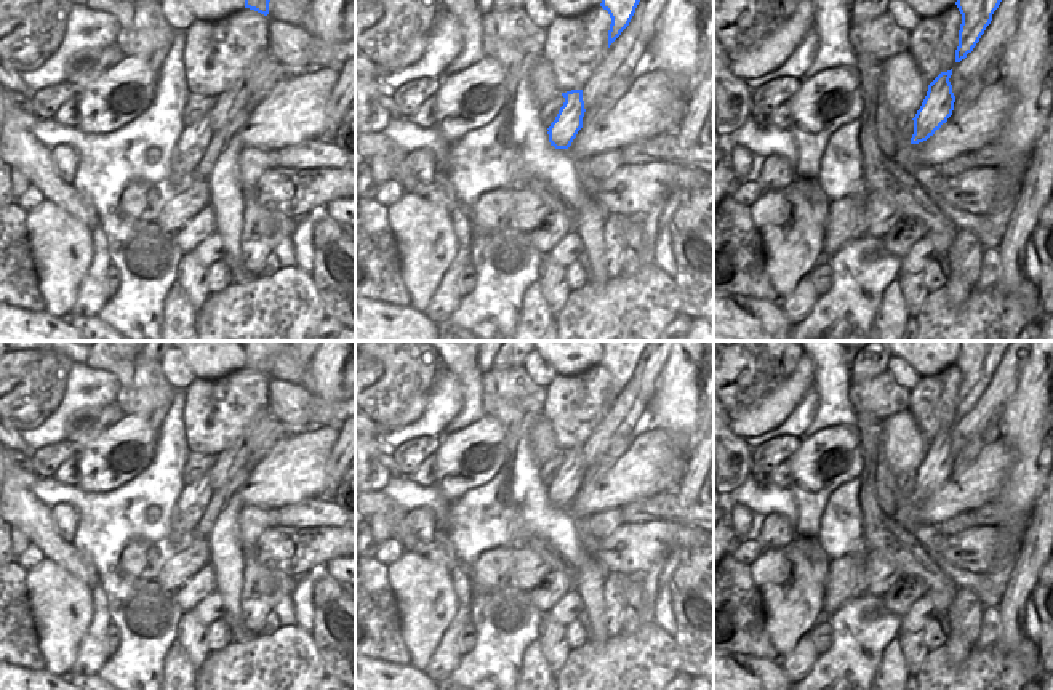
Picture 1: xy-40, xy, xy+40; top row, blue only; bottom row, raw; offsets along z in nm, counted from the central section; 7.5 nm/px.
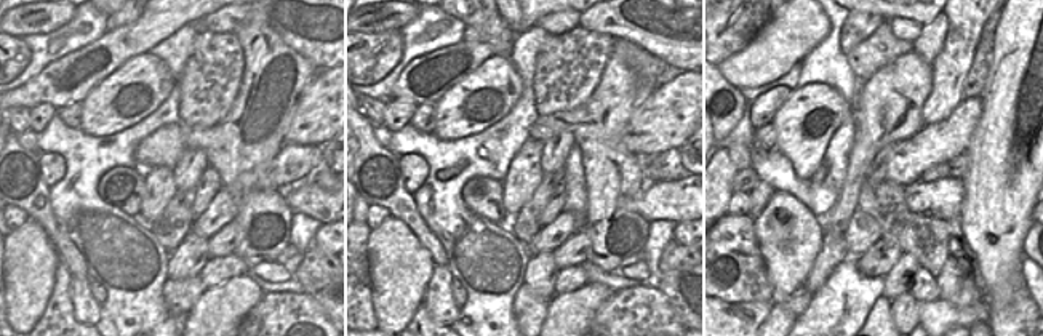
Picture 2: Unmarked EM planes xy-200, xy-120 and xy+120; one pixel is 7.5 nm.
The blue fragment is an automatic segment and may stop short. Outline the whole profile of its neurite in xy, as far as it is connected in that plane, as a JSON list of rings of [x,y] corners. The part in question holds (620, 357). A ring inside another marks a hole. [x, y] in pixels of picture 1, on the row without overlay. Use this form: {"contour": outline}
{"contour": [[[602,341],[603,352],[600,365],[611,376],[608,407],[629,384],[647,344],[648,341]]]}

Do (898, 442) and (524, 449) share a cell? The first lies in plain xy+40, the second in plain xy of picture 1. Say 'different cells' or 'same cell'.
different cells

